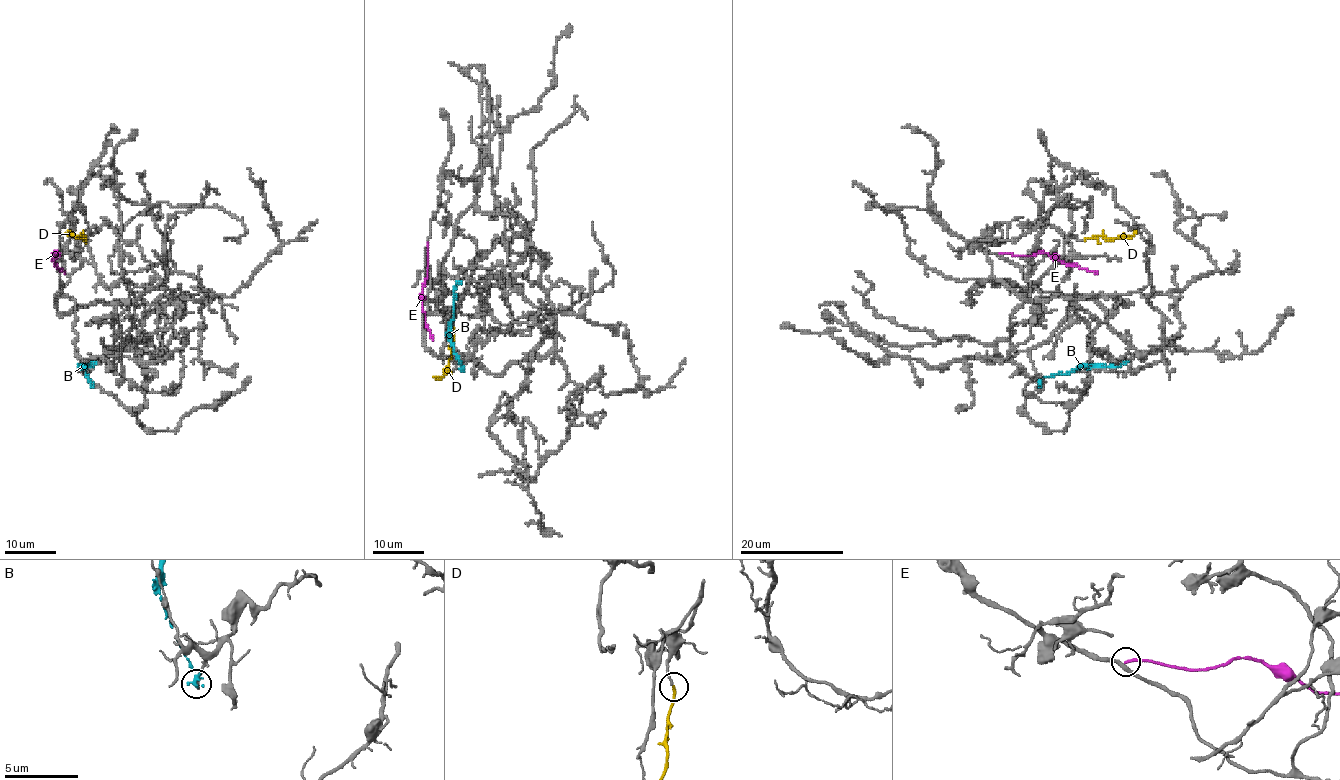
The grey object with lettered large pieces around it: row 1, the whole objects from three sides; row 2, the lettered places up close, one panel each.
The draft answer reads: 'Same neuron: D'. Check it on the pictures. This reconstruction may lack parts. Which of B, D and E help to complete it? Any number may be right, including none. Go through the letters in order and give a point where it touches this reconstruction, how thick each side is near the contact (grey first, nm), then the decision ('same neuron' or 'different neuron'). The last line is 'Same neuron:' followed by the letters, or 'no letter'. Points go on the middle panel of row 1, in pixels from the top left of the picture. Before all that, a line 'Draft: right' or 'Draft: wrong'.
Draft: right
B: meets grey at (462, 369); 190 nm thick on the grey side, 320 nm on the other; different neuron
D: meets grey at (454, 327); 150 nm thick on the grey side, 180 nm on the other; same neuron
E: meets grey at (429, 242); 240 nm thick on the grey side, 190 nm on the other; different neuron
Same neuron: D

